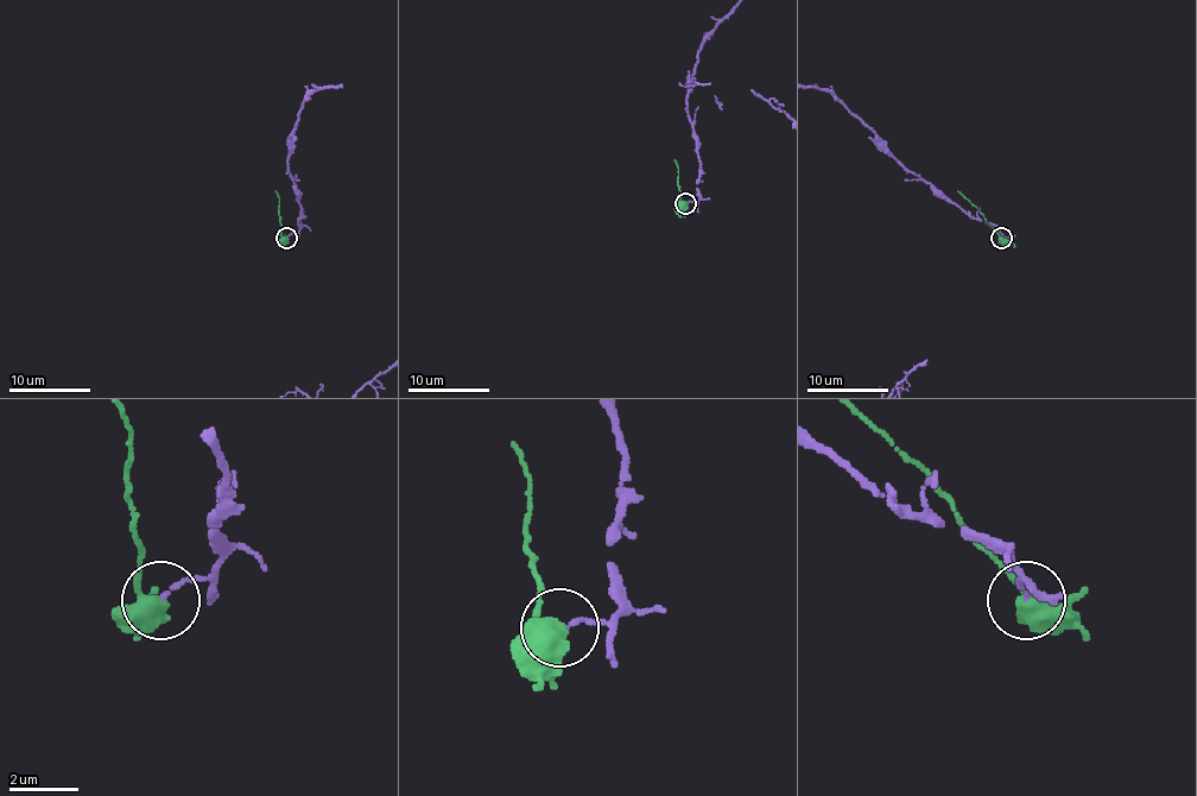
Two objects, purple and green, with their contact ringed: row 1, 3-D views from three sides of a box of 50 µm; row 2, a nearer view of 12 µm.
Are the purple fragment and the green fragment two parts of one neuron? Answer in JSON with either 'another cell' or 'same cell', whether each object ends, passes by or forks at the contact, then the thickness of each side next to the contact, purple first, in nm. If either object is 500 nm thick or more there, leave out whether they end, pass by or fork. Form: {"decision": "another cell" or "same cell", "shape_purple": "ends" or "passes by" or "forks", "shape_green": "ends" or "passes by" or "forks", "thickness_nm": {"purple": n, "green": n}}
{"decision": "another cell", "shape_purple": "ends", "shape_green": "passes by", "thickness_nm": {"purple": 110, "green": 480}}

